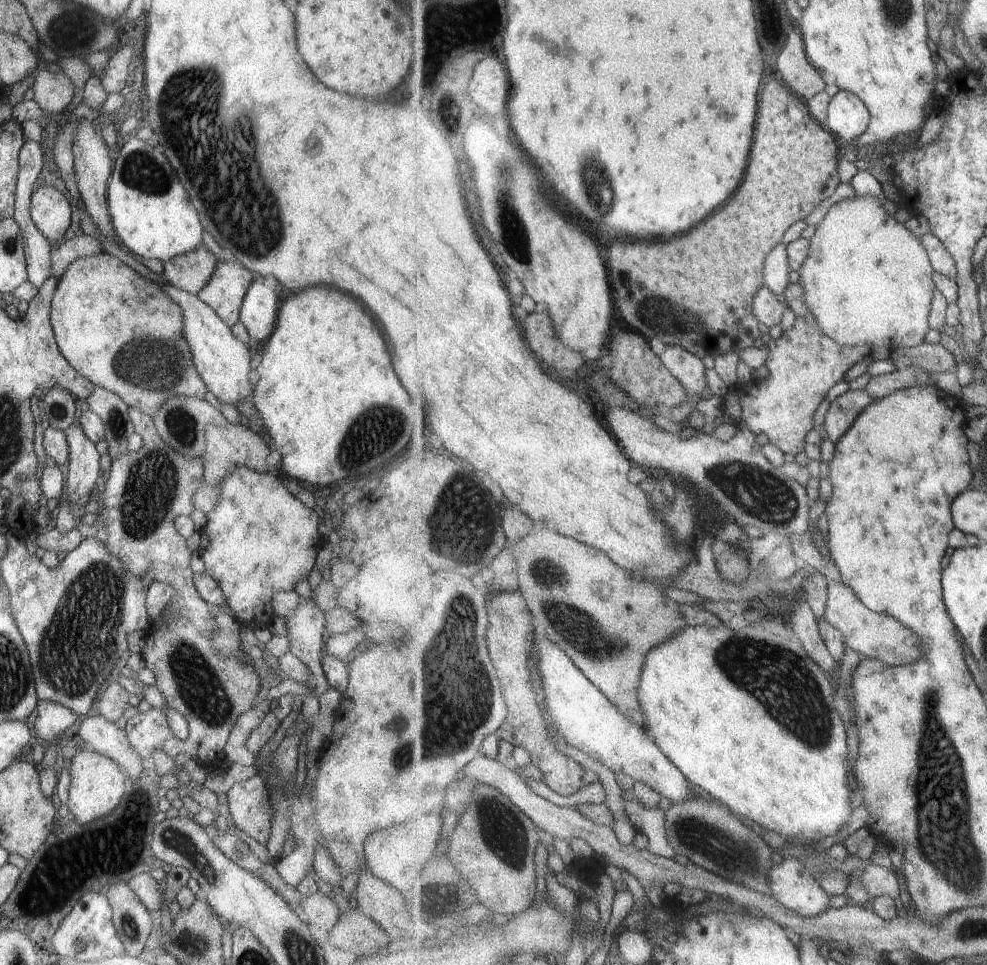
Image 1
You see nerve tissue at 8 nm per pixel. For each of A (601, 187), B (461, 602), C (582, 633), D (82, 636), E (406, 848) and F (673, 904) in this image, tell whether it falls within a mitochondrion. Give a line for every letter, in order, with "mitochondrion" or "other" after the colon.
A: mitochondrion
B: mitochondrion
C: mitochondrion
D: mitochondrion
E: other
F: other

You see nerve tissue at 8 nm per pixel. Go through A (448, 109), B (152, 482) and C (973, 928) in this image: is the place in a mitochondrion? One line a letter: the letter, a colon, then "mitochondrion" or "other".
A: mitochondrion
B: mitochondrion
C: mitochondrion

